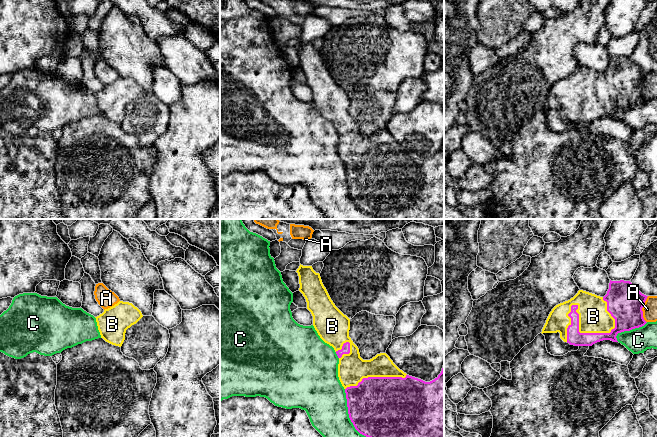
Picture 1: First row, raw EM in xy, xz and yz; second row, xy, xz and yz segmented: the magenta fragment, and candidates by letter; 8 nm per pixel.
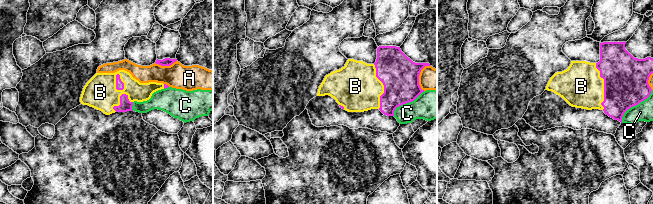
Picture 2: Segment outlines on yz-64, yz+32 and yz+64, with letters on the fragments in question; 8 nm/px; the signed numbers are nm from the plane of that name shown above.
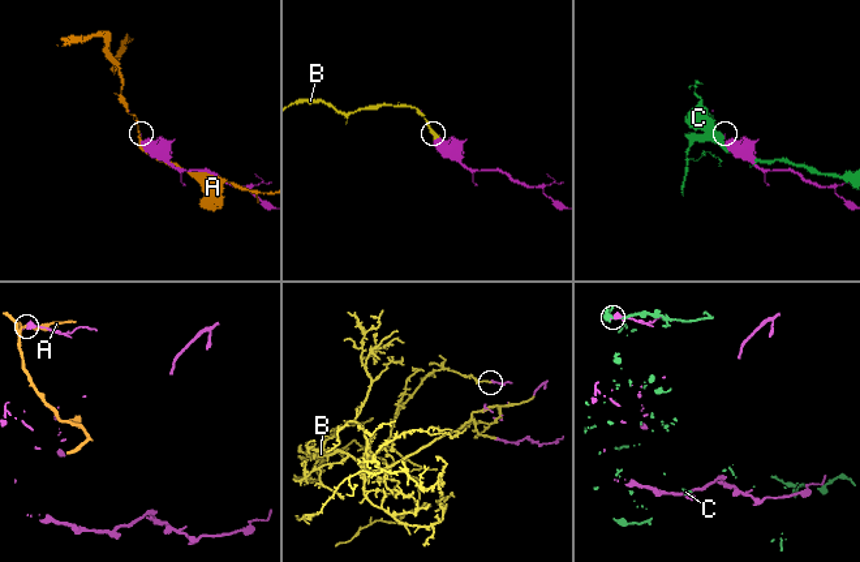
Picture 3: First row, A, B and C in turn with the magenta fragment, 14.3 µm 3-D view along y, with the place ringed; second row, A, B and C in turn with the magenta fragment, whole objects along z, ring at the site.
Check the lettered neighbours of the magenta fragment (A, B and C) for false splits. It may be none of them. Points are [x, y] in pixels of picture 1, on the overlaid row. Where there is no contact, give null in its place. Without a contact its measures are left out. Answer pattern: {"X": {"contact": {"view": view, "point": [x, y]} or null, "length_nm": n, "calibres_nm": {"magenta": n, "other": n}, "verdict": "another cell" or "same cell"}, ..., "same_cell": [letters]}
{"A": {"contact": {"view": "yz", "point": [641, 309]}, "length_nm": 220, "calibres_nm": {"magenta": 280, "other": 120}, "verdict": "another cell"}, "B": {"contact": {"view": "yz", "point": [578, 330]}, "length_nm": 460, "calibres_nm": {"magenta": 120, "other": 240}, "verdict": "same cell"}, "C": {"contact": {"view": "xz", "point": [348, 413]}, "length_nm": 420, "calibres_nm": {"magenta": 480, "other": 360}, "verdict": "another cell"}, "same_cell": ["B"]}

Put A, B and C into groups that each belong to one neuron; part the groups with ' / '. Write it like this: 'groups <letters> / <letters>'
groups A / B / C

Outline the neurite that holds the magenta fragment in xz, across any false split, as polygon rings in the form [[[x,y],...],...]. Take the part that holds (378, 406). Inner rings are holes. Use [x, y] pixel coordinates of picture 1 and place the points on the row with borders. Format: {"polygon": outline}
{"polygon": [[[300,264],[299,291],[313,316],[313,326],[320,338],[332,346],[339,358],[338,377],[345,389],[348,414],[355,429],[366,437],[444,437],[444,365],[437,378],[430,382],[412,377],[400,370],[386,353],[377,354],[370,360],[360,357],[358,347],[349,337],[350,319],[331,300],[320,274],[312,266]]]}

